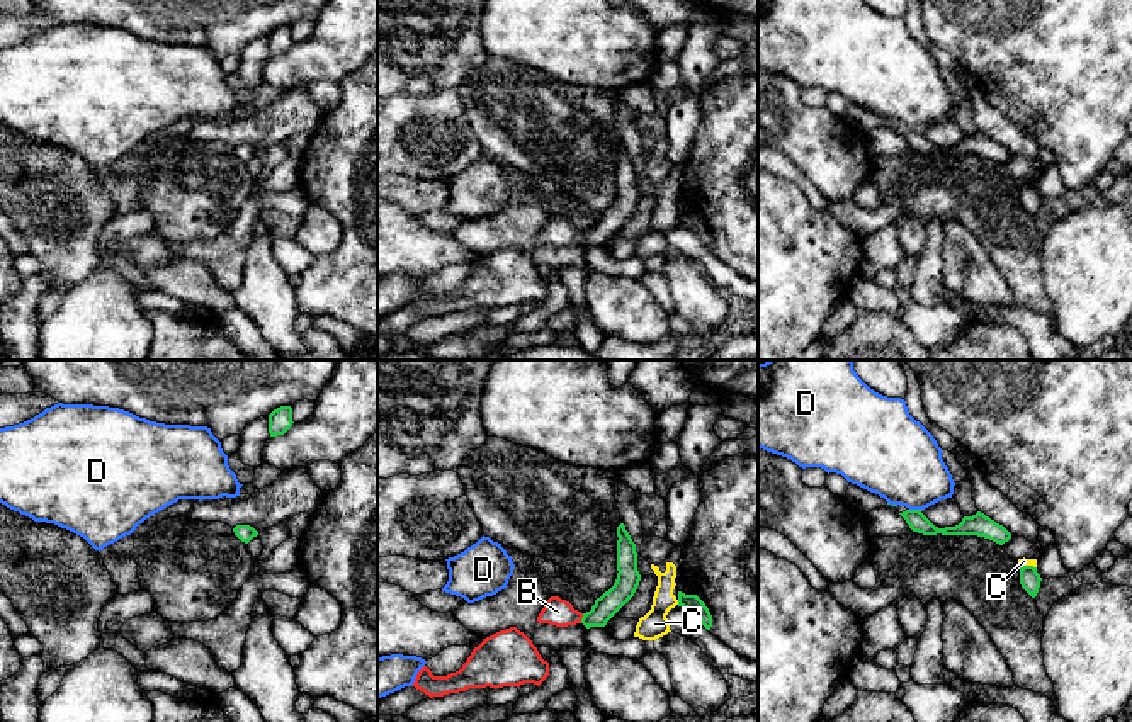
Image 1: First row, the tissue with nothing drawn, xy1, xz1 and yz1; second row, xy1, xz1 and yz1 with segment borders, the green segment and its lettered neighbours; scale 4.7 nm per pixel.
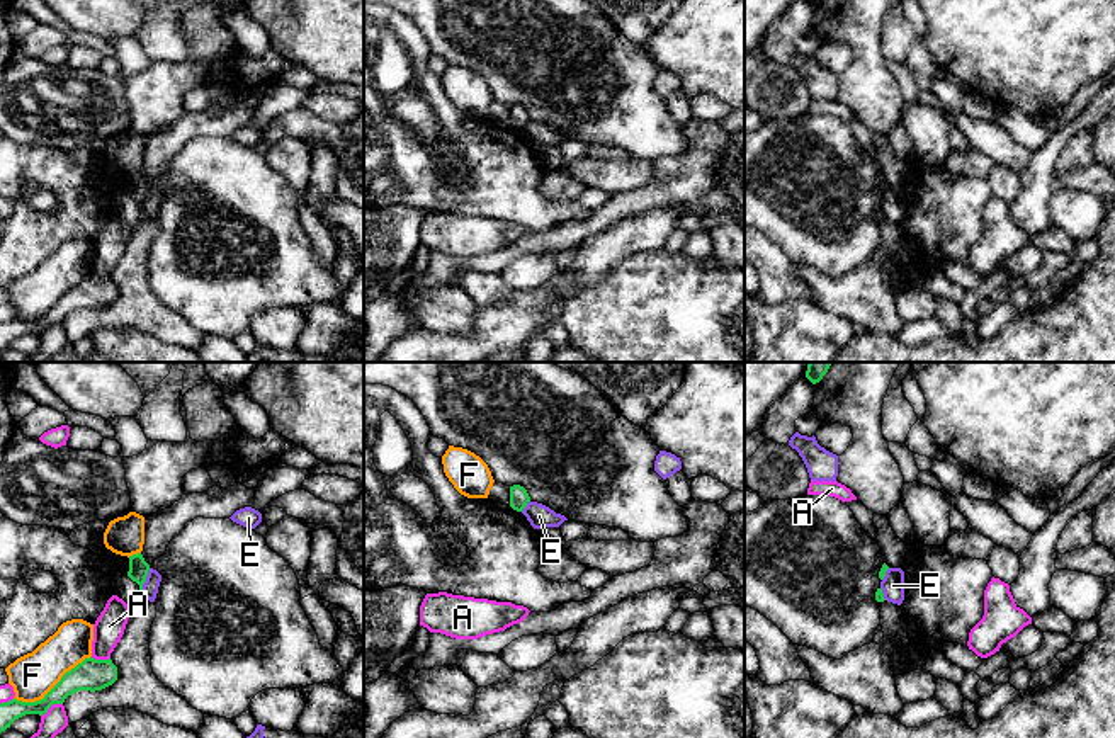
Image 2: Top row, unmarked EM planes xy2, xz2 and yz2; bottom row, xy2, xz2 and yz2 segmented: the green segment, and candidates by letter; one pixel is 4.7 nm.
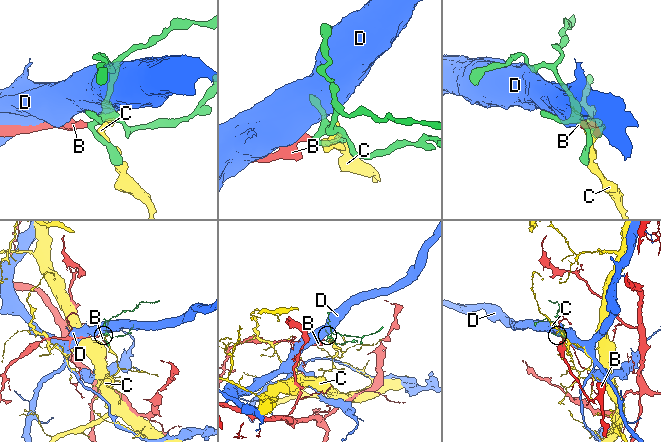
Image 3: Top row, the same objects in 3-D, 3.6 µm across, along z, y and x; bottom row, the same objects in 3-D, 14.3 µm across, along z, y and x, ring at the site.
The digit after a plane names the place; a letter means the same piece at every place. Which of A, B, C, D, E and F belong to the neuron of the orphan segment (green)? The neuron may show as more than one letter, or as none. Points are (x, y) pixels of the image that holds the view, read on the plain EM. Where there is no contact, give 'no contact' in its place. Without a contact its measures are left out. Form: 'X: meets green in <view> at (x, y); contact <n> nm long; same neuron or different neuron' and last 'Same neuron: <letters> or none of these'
A: meets green in xy2 at (51, 323); contact 120 nm long; different neuron
B: meets green in xz1 at (582, 238); contact 50 nm long; same neuron
C: meets green in xz1 at (679, 221); contact 30 nm long; different neuron
D: meets green in yz1 at (915, 129); contact 60 nm long; different neuron
E: meets green in xy2 at (143, 201); contact 150 nm long; different neuron
F: meets green in xy2 at (53, 306); contact 420 nm long; different neuron
Same neuron: B

